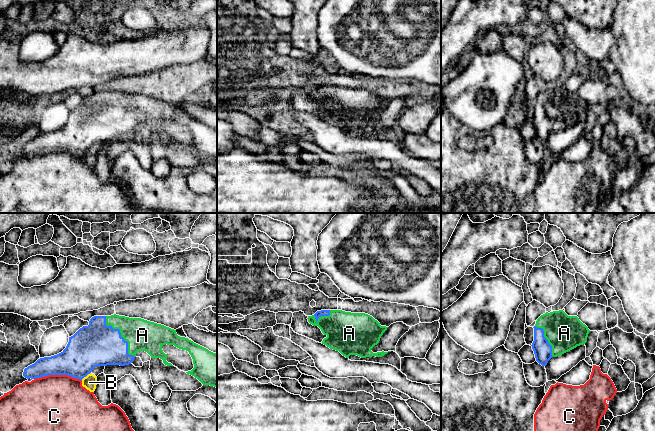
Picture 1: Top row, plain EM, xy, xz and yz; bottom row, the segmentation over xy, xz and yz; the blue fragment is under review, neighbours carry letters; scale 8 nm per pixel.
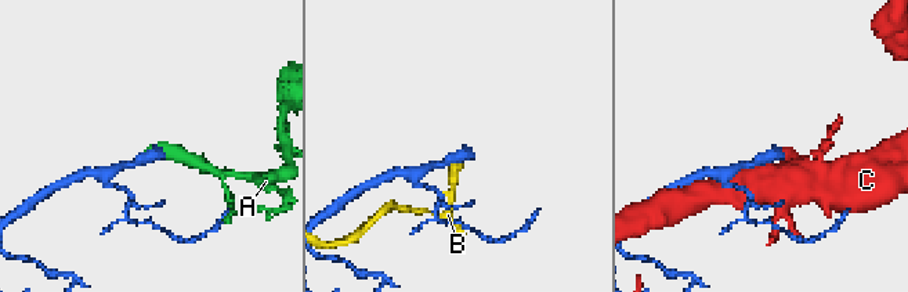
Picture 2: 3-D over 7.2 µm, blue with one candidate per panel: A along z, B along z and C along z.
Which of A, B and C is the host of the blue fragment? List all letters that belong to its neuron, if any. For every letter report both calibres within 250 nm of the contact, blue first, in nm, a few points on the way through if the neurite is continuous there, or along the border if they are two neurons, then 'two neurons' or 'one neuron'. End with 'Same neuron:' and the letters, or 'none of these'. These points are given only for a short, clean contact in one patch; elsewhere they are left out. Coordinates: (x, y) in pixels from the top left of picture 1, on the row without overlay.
A: 340/260 nm | one neuron
B: 340/110 nm | along xy (90, 148), (81, 155) | two neurons
C: 300/500 nm | two neurons
Same neuron: A

